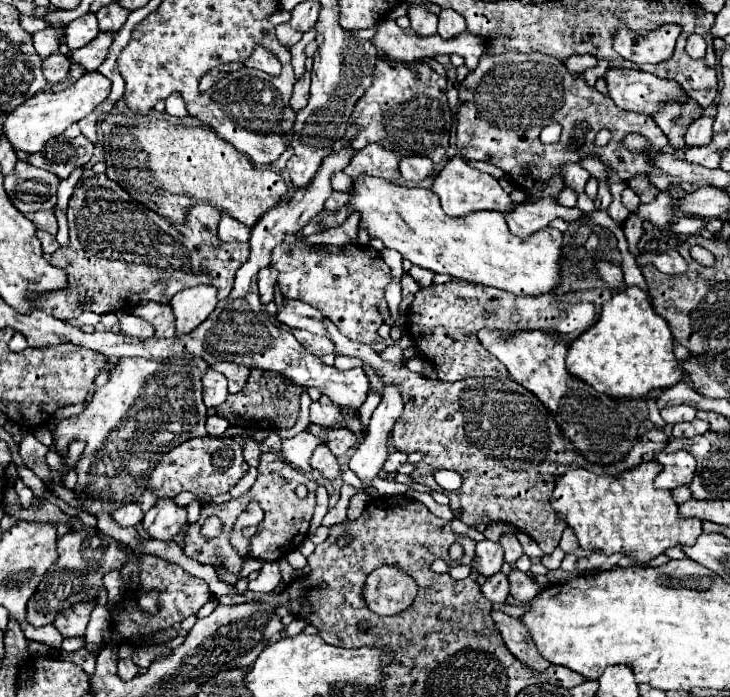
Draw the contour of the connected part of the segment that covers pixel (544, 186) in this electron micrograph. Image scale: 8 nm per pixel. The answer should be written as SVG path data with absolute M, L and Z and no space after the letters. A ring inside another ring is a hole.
M499 54L483 56L475 72L459 84L457 104L457 148L467 160L483 160L501 166L507 176L527 190L527 198L551 196L557 198L565 188L561 176L561 164L577 162L579 158L595 152L605 164L609 164L623 180L637 174L647 174L653 164L639 154L621 146L621 140L629 132L643 134L653 148L665 150L669 140L651 116L623 112L613 104L609 96L603 96L595 88L589 88L581 76L567 72L565 64L547 54ZM551 118L563 126L561 140L557 144L543 144L539 132ZM577 124L587 124L585 142L579 146L573 138ZM601 128L611 130L611 140L605 148L597 148L593 138Z

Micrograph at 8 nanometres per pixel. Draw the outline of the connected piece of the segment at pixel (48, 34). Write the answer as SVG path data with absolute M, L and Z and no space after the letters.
M65 26L47 28L33 34L33 44L35 44L35 50L39 52L39 56L47 58L49 54L59 50L59 44L63 38L65 38Z

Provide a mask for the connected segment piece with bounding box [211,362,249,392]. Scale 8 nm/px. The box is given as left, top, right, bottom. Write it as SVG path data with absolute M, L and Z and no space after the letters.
M215 362L211 366L213 370L221 372L227 380L229 380L229 392L239 392L247 378L249 378L249 368L243 364L235 364L235 362Z

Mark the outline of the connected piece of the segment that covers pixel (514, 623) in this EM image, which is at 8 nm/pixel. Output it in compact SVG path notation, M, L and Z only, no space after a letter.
M493 608L491 616L501 632L505 646L517 660L521 660L527 668L531 668L535 672L545 672L551 666L551 662L543 660L543 656L539 656L539 652L535 652L535 646L531 644L531 640L527 640L527 628L523 628L519 618L511 618L497 608Z

